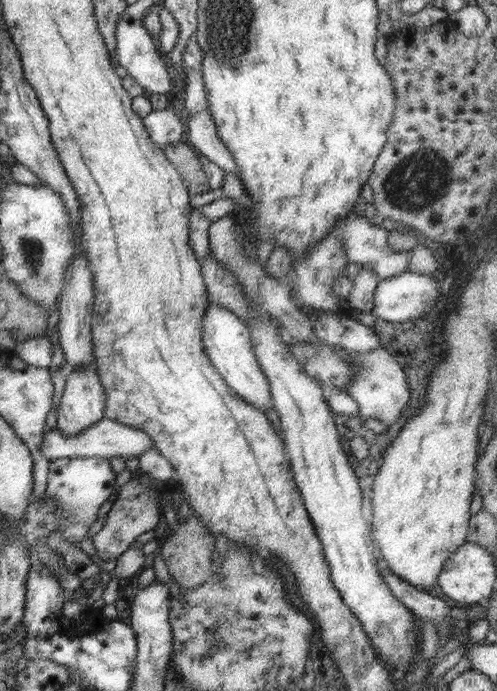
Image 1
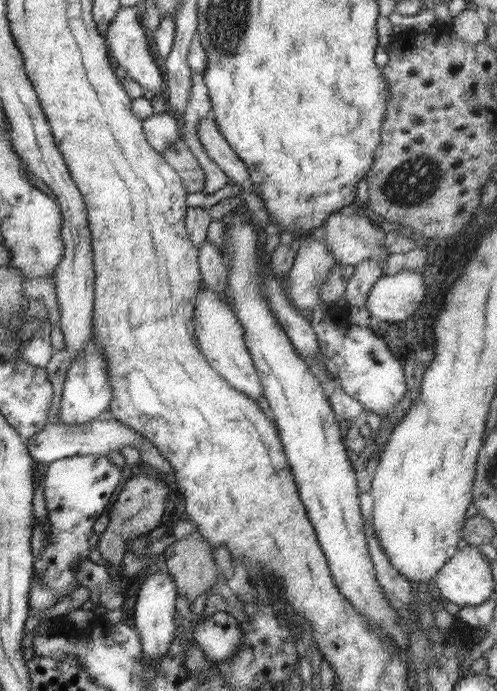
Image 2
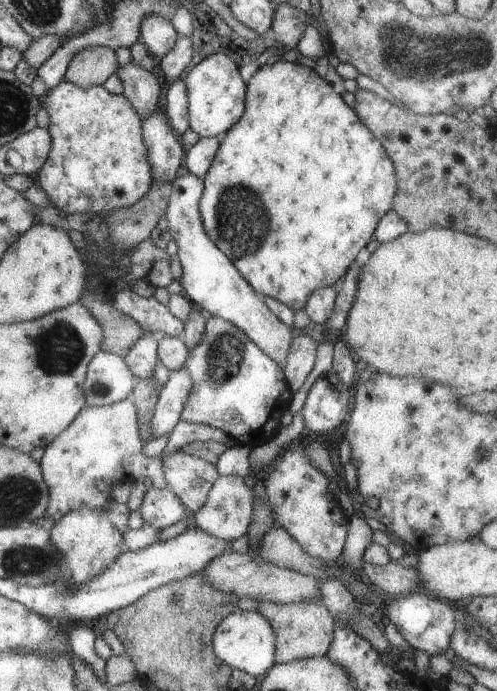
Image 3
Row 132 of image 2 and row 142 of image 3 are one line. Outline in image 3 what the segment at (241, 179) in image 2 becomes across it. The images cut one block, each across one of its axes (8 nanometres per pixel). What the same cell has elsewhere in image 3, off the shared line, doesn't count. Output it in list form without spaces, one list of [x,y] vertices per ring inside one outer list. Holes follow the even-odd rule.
[[[202,137],[198,140],[188,152],[185,152],[184,171],[203,180],[217,154],[221,139],[222,137]]]

